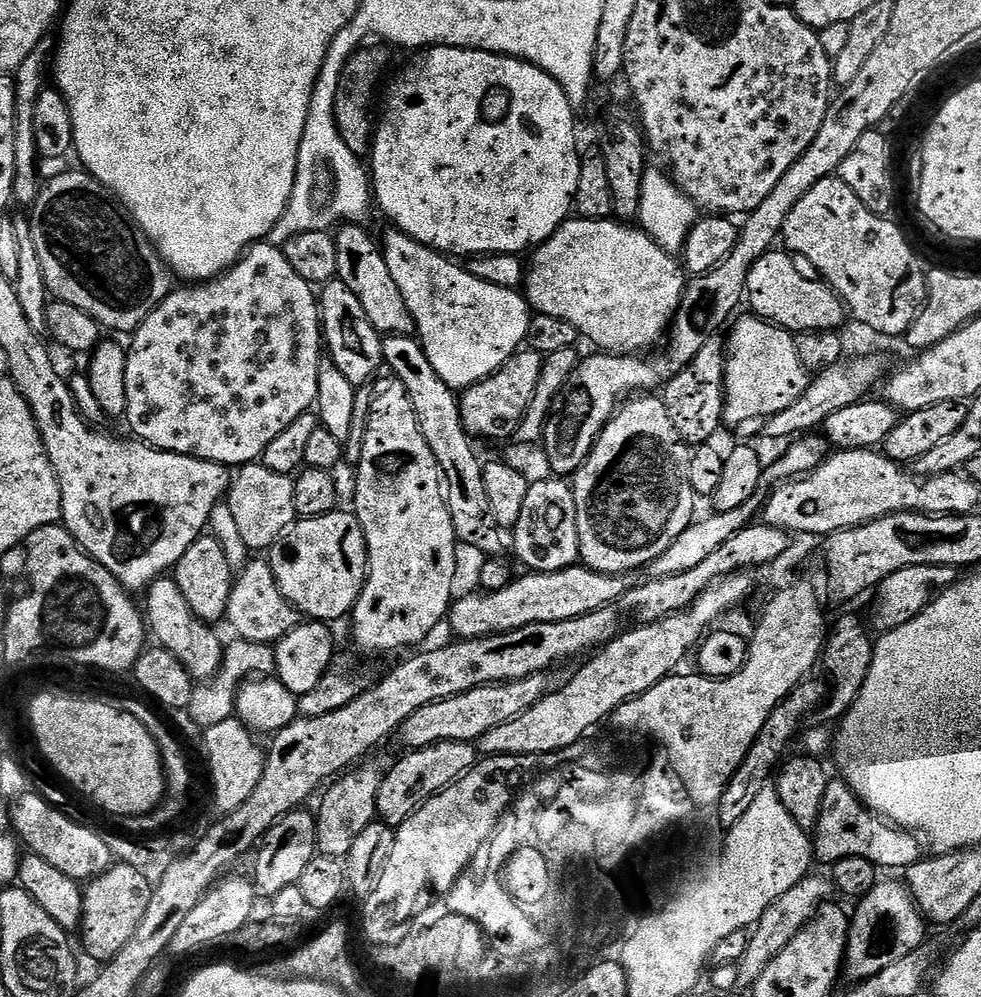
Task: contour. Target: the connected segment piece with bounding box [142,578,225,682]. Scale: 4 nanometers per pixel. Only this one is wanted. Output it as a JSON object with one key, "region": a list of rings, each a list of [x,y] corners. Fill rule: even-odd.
{"region":[[[161,578],[152,581],[143,597],[143,615],[146,617],[146,628],[157,645],[165,648],[178,662],[182,662],[192,676],[193,681],[207,682],[215,675],[223,661],[225,645],[216,637],[217,629],[205,626],[197,620],[195,614],[186,606],[186,598],[182,598],[182,590],[175,579]]]}

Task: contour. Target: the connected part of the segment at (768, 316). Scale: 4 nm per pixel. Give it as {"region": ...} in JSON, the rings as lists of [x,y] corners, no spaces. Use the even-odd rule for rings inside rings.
{"region":[[[769,250],[753,262],[748,272],[746,304],[761,320],[776,324],[793,334],[801,332],[836,332],[846,320],[843,300],[819,279],[807,280],[796,269],[797,261],[787,251]]]}

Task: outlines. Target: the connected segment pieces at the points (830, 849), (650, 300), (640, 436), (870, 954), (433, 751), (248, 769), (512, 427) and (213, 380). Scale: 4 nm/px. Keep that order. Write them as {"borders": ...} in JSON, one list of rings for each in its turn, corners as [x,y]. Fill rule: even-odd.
{"borders":[[[[829,779],[814,829],[814,856],[819,863],[821,860],[825,866],[831,866],[842,862],[842,858],[866,858],[866,862],[873,864],[877,870],[907,870],[922,858],[919,843],[919,839],[871,812],[843,780]]],[[[615,218],[565,220],[547,242],[531,253],[532,264],[530,260],[522,285],[531,311],[570,322],[583,339],[585,336],[596,347],[593,349],[604,354],[635,356],[655,349],[652,347],[669,335],[672,321],[680,308],[680,299],[684,297],[686,276],[681,265],[677,261],[676,265],[672,261],[675,259],[659,248],[647,232],[632,227],[636,226],[629,226]]],[[[629,399],[601,430],[586,462],[574,473],[570,484],[578,518],[580,560],[592,571],[610,576],[629,574],[635,568],[644,570],[654,563],[670,542],[693,523],[692,511],[698,497],[690,482],[691,464],[689,445],[674,430],[674,422],[670,422],[670,414],[666,414],[663,399]]],[[[881,879],[874,890],[870,890],[870,894],[860,899],[855,908],[856,913],[851,913],[848,925],[848,945],[844,951],[842,969],[843,975],[849,976],[849,981],[868,980],[874,974],[886,970],[886,966],[906,958],[906,954],[918,950],[918,946],[926,942],[926,921],[901,881],[899,884],[896,880]]],[[[466,741],[437,742],[431,744],[429,748],[414,748],[405,751],[403,754],[405,756],[385,776],[383,773],[380,780],[380,789],[376,792],[377,817],[393,830],[407,822],[431,796],[437,796],[443,788],[449,788],[455,780],[461,780],[466,773],[473,771],[477,767],[478,748],[475,743]]],[[[237,718],[205,728],[202,735],[204,756],[208,759],[208,772],[212,775],[212,800],[220,807],[221,813],[232,812],[242,806],[242,802],[246,802],[254,792],[254,786],[258,786],[264,769],[265,749],[256,745],[257,737]]],[[[521,350],[508,361],[507,365],[493,376],[463,389],[459,397],[460,417],[469,437],[481,436],[484,440],[504,440],[515,437],[518,425],[528,415],[528,407],[544,375],[545,357],[539,352]]],[[[257,242],[220,276],[207,282],[192,282],[187,286],[173,287],[167,298],[143,320],[139,328],[131,333],[132,345],[126,348],[126,370],[124,389],[126,390],[126,421],[132,427],[135,439],[160,448],[163,452],[177,452],[183,456],[196,456],[199,460],[210,460],[213,464],[239,466],[259,461],[266,446],[294,422],[303,412],[309,411],[316,403],[318,394],[318,374],[322,359],[322,325],[320,306],[313,285],[298,278],[298,273],[290,262],[286,262],[283,247],[267,242]]]]}

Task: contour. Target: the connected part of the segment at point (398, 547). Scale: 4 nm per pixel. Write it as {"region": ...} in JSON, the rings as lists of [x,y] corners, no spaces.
{"region":[[[389,379],[384,389],[377,391],[370,406],[369,418],[366,422],[366,438],[362,442],[362,450],[358,457],[360,465],[356,468],[356,521],[362,526],[364,541],[368,547],[368,575],[364,578],[364,585],[360,588],[360,596],[356,600],[350,613],[352,620],[352,636],[356,644],[364,652],[396,652],[399,648],[418,646],[426,634],[434,629],[440,620],[445,619],[450,612],[451,578],[455,570],[455,548],[457,546],[454,522],[450,518],[450,510],[446,499],[446,489],[440,475],[440,467],[434,458],[434,450],[426,446],[426,438],[422,438],[422,430],[418,426],[418,418],[414,418],[414,406],[410,406],[410,394],[406,394],[406,386],[398,379]]]}

